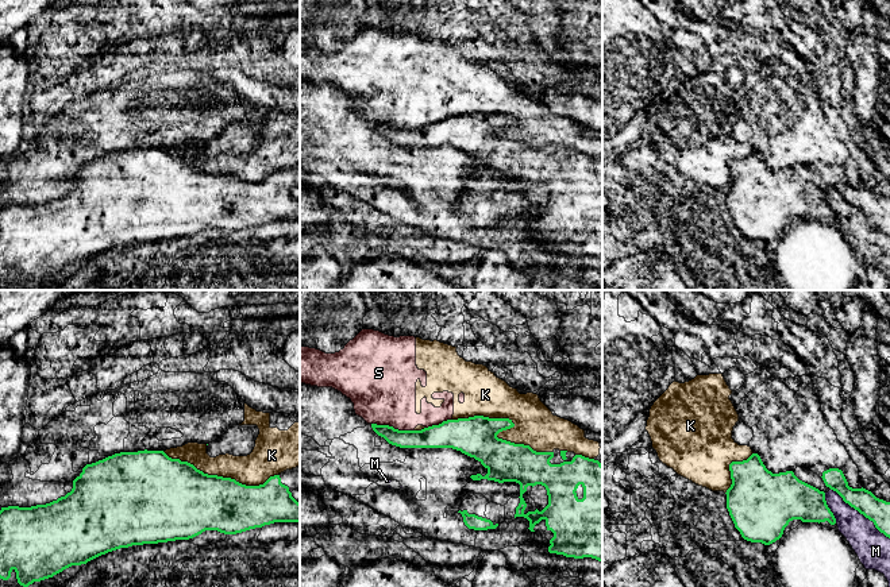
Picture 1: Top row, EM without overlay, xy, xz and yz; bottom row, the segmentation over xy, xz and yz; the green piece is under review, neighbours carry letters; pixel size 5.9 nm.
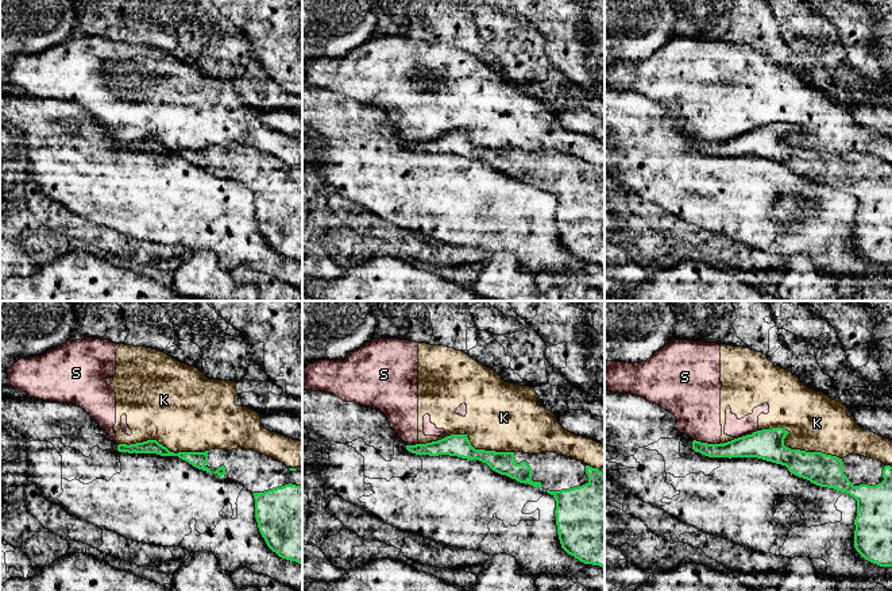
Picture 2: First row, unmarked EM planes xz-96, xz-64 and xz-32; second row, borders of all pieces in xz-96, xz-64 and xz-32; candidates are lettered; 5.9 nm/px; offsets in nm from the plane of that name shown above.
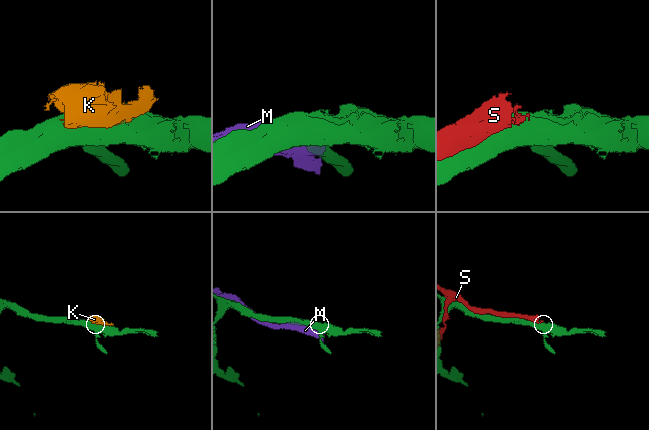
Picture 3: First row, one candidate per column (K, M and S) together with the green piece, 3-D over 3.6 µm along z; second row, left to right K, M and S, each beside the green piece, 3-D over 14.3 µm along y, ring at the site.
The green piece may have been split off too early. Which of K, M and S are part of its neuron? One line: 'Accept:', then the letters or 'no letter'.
Accept: no letter

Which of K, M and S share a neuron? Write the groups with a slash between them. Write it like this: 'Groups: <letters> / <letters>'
Groups: K S / M

